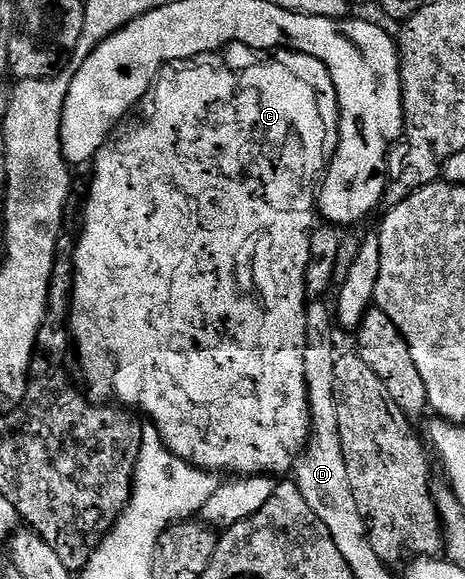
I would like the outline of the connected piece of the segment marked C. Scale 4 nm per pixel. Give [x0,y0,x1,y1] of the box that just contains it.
[70,42,340,476]

